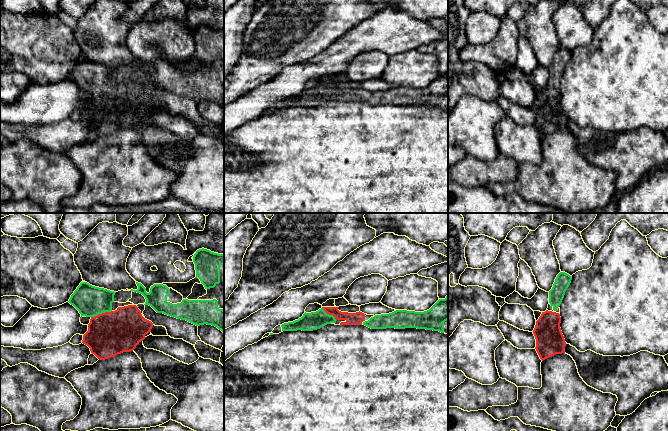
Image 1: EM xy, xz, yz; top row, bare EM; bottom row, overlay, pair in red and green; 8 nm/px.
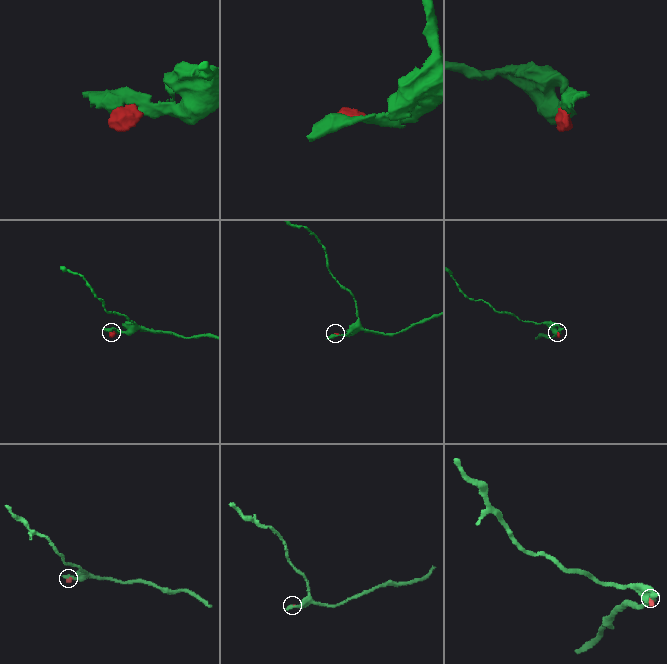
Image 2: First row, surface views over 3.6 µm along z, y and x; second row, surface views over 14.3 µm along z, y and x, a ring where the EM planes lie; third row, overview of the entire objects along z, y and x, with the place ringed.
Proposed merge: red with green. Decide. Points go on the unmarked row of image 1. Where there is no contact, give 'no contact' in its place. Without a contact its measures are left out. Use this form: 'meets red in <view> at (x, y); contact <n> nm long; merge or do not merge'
meets red in xy at (102, 89); contact 180 nm long; merge

